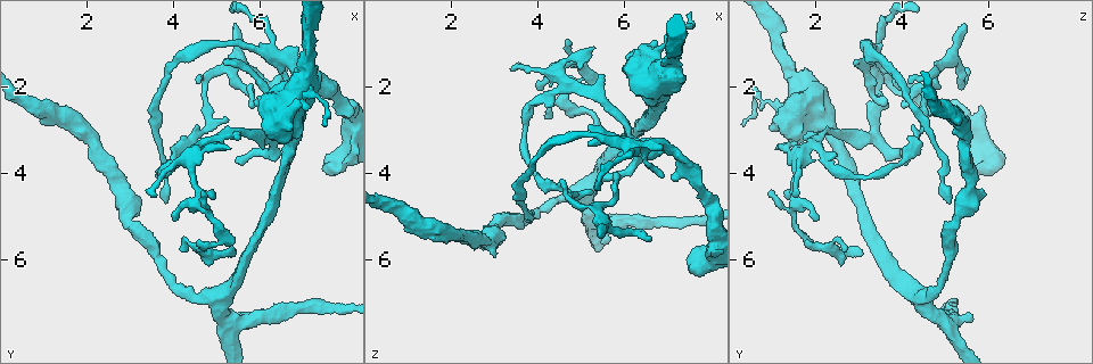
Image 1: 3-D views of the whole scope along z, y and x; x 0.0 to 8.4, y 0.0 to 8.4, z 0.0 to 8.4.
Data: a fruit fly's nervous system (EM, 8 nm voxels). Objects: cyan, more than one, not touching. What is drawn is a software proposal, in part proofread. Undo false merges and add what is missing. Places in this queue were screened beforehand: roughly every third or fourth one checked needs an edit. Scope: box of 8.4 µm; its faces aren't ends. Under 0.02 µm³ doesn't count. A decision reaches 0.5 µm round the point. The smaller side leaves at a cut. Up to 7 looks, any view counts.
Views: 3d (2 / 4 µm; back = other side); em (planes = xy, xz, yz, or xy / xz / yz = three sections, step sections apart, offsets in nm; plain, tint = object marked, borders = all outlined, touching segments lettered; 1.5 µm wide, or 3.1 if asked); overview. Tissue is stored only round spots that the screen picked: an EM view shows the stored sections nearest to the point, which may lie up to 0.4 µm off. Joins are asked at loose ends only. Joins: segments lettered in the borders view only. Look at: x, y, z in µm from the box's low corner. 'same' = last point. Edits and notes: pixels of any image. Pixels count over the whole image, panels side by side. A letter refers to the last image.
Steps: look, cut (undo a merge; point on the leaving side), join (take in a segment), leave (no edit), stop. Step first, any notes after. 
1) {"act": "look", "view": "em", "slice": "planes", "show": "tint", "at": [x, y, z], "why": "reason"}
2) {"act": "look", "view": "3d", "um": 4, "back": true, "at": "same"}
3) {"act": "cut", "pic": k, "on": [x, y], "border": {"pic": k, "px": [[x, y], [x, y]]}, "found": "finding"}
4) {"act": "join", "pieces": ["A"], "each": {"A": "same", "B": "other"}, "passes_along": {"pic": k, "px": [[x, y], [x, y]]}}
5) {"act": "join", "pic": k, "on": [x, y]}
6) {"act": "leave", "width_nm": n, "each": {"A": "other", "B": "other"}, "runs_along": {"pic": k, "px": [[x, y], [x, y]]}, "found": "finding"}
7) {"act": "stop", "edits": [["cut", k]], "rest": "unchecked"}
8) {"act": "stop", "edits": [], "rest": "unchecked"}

{"act": "look", "view": "em", "slice": "planes", "show": "borders", "at": [4.85, 3.25, 2.10], "why": "branch point"}

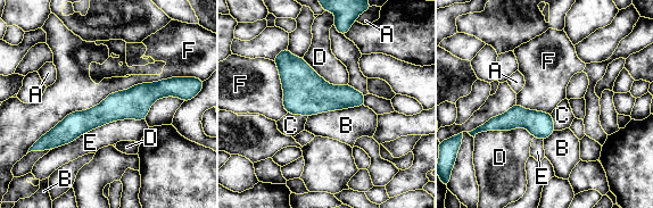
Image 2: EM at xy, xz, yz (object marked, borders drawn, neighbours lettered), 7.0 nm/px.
{"act": "leave", "width_nm": 200, "longest_contact_nm": ["F", 1100], "each": {"A": "other", "B": "other", "C": "other", "D": "other", "E": "other", "F": "other"}, "found": "all the same neuron"}

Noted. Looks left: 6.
{"act": "look", "view": "em", "slice": "planes", "show": "tint", "at": [5.40, 7.40, 5.05], "why": "sharp bend"}

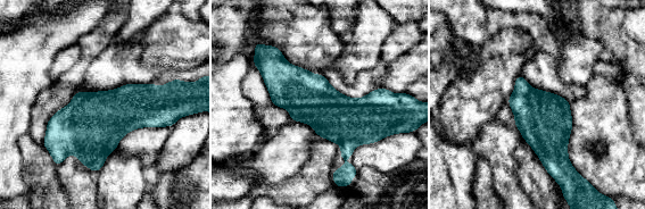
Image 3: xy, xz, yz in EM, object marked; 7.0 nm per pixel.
{"act": "look", "view": "em", "slice": "planes", "show": "borders", "at": "same"}

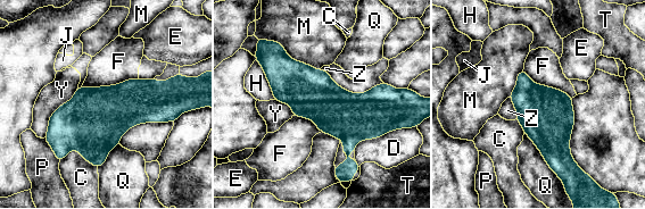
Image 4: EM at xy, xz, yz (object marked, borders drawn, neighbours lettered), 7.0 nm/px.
{"act": "leave", "longest_contact_nm": ["Y", 400], "each": {"C": "other", "D": "other", "E": "other", "F": "other", "H": "other", "J": "other", "M": "other", "P": "other", "Q": "other", "T": "other", "Y": "other", "Z": "other"}, "runs_along": {"pic": 4, "px": [[265, 64], [324, 102], [390, 94]]}, "found": "continuous, no second neuron"}

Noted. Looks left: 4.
{"act": "look", "view": "em", "slice": "planes", "show": "tint", "at": [5.30, 1.00, 3.10], "why": "a narrow waist"}

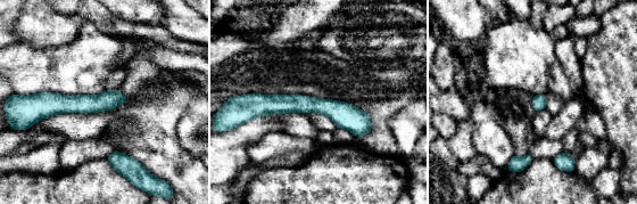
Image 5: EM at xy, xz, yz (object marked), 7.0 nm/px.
{"act": "look", "view": "em", "slice": "planes", "show": "borders", "at": "same"}

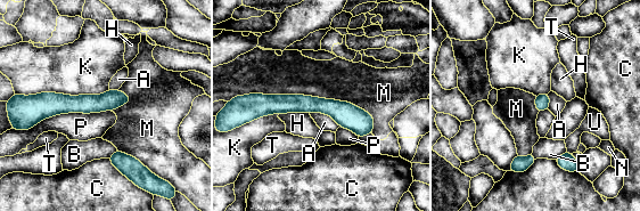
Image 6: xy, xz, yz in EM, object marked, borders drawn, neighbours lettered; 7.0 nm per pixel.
{"act": "leave", "width_nm": 100, "each": {"A": "other", "B": "other", "C": "other", "H": "other", "K": "other", "M": "other", "N": "other", "P": "other", "T": "other", "U": "other"}, "runs_along": {"pic": 6, "px": [[253, 97], [329, 106], [370, 127]]}, "found": "one neuron here"}

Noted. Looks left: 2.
{"act": "stop", "edits": [], "rest": "unchecked"}

